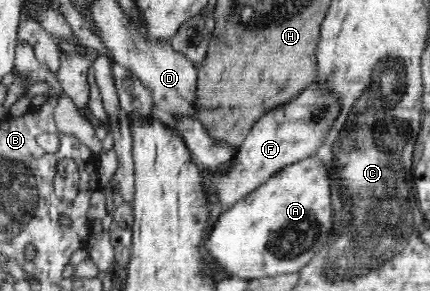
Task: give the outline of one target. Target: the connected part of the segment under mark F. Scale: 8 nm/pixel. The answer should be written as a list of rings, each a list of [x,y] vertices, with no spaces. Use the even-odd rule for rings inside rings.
[[[320,83],[305,87],[295,99],[265,111],[253,124],[249,135],[237,149],[235,163],[224,173],[214,173],[213,193],[225,209],[238,203],[245,196],[257,190],[277,171],[285,169],[291,163],[303,161],[314,155],[323,143],[327,130],[331,127],[340,110],[339,98],[326,91]]]

